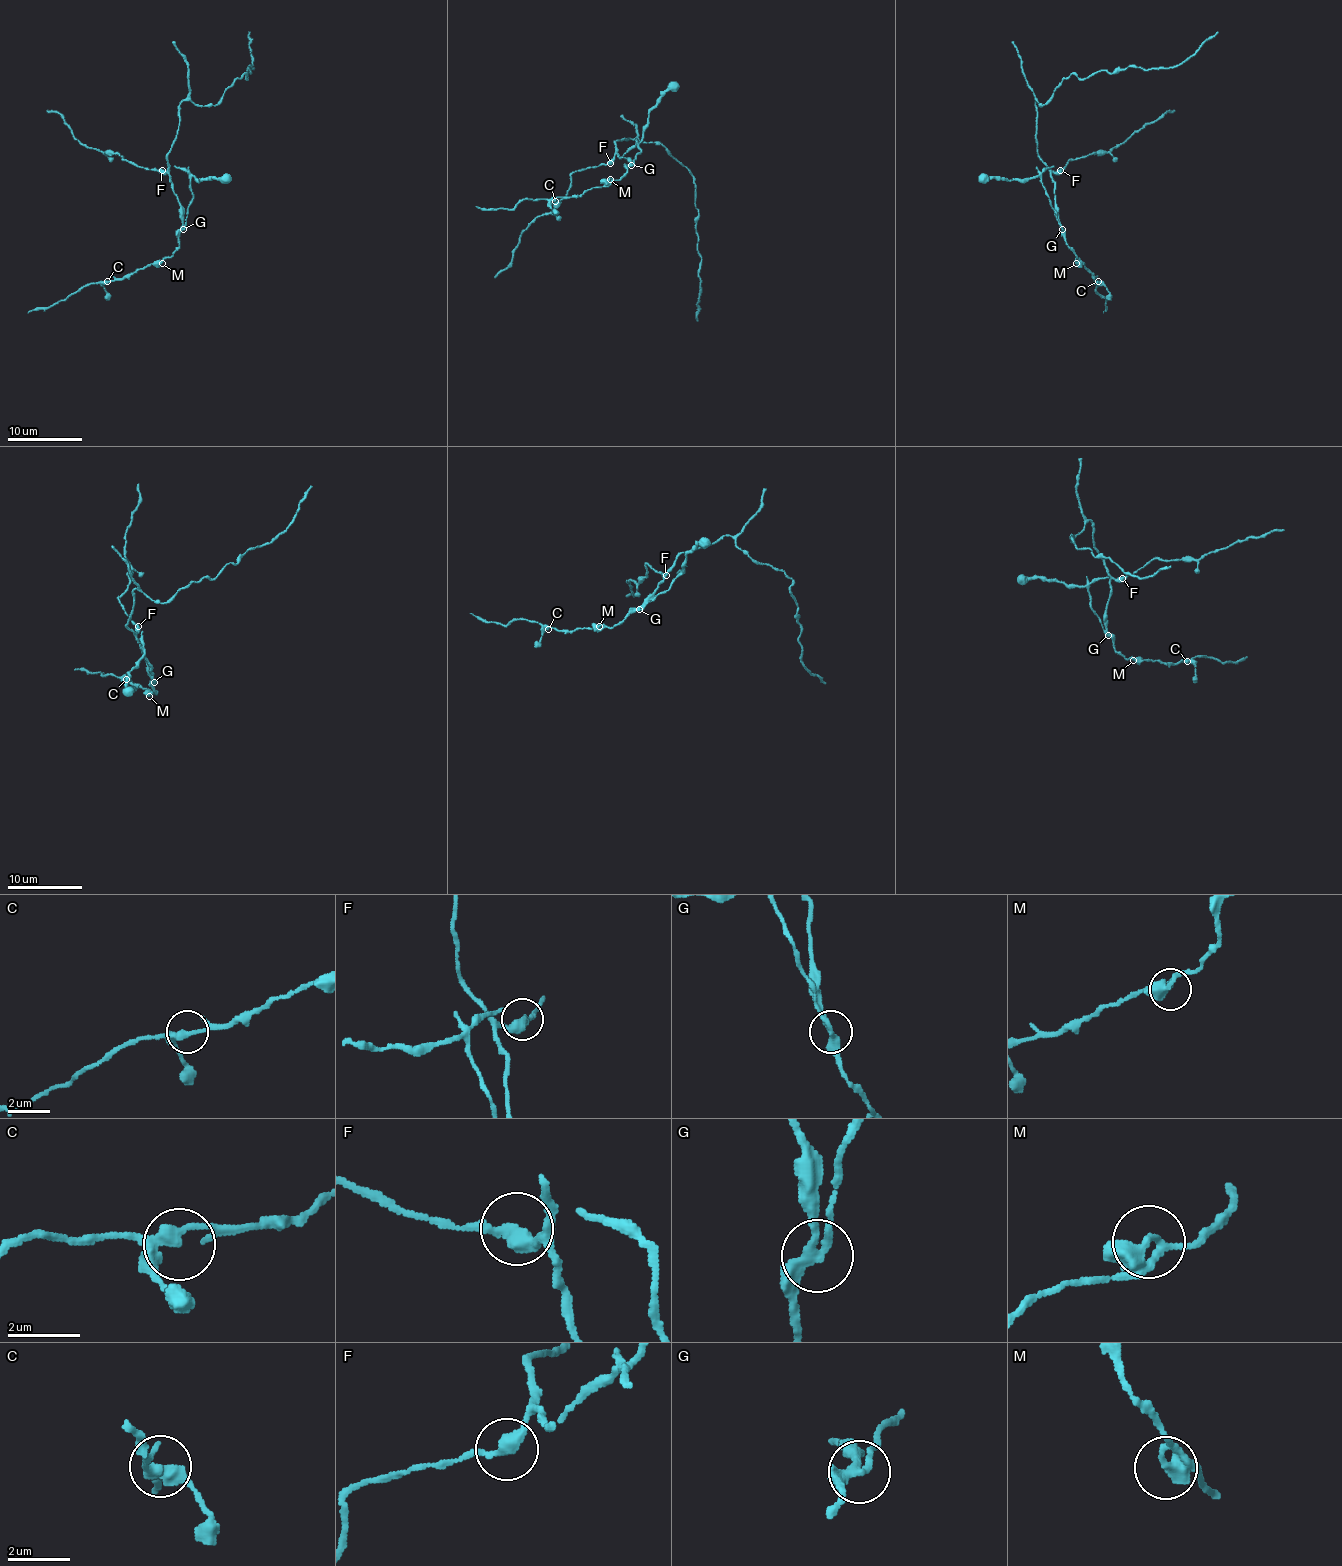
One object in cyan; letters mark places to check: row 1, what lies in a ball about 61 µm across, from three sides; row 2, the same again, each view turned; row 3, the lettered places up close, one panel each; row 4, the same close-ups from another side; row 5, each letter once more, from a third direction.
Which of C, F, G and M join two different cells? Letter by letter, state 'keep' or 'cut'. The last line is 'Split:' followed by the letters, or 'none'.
C: keep
F: keep
G: cut
M: keep
Split: G

